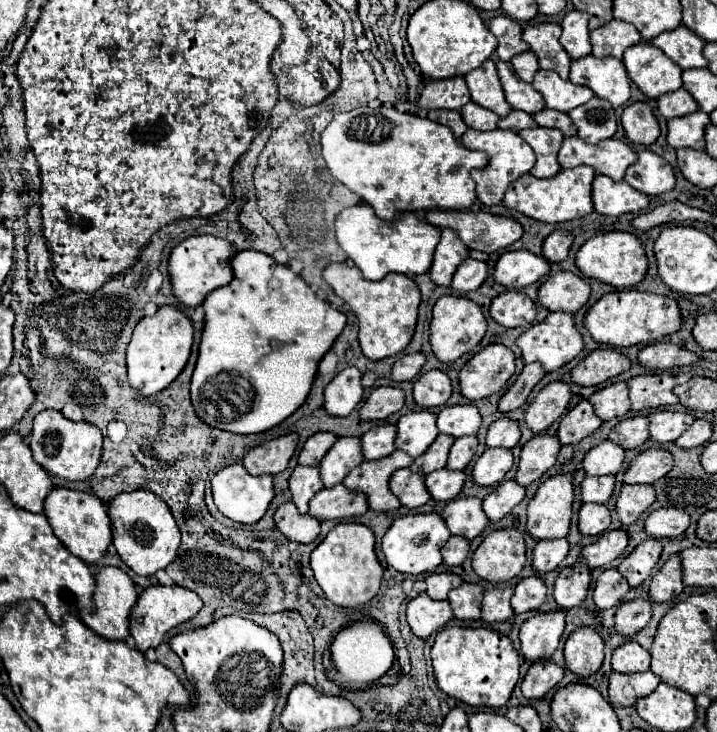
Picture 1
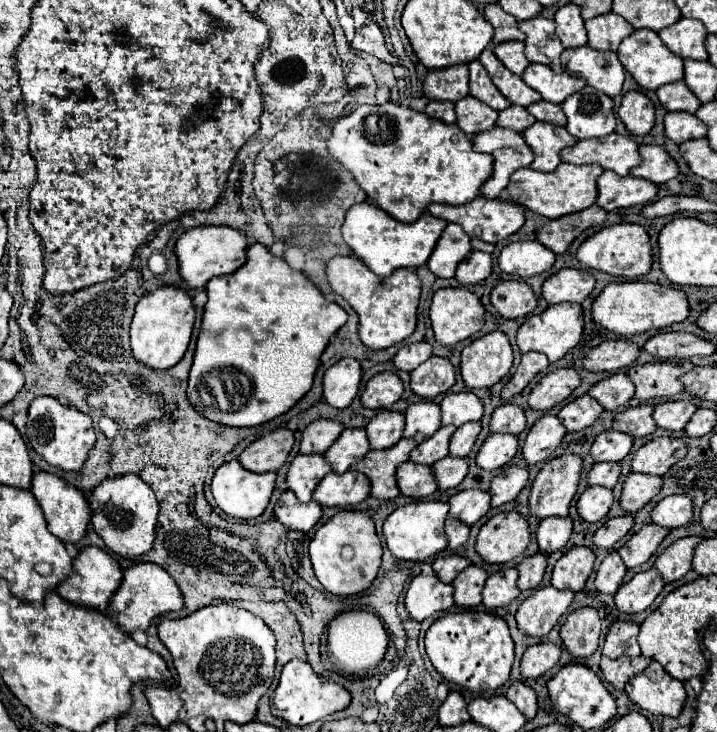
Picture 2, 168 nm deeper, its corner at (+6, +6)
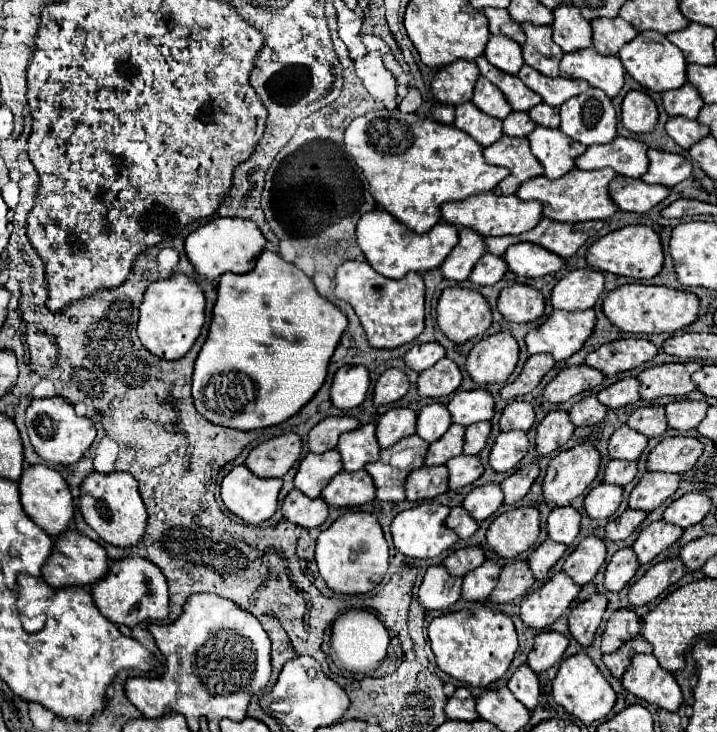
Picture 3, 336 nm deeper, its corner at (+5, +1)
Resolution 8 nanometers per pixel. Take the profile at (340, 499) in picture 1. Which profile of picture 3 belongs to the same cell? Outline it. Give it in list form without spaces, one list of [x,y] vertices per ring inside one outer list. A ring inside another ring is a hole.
[[[365,469],[357,473],[339,471],[321,491],[321,499],[329,507],[359,507],[375,499],[375,485]]]

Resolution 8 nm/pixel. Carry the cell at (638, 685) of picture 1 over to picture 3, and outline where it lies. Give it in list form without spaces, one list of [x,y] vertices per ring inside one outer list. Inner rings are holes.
[[[637,637],[629,643],[625,643],[619,651],[615,653],[609,653],[609,655],[603,655],[603,663],[607,665],[607,669],[611,671],[611,675],[615,679],[621,679],[621,673],[625,673],[625,669],[629,667],[629,661],[633,659],[633,655],[637,653],[653,653],[651,645],[643,639],[643,637]]]

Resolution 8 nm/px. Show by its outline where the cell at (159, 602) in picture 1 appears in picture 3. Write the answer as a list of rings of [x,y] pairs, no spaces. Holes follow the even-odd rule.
[[[125,557],[117,565],[113,565],[107,573],[105,579],[95,583],[91,587],[91,595],[95,605],[101,609],[101,613],[115,625],[125,625],[125,627],[135,627],[141,621],[147,619],[167,619],[169,615],[169,589],[165,585],[163,573],[151,565],[151,561],[145,561],[141,557]],[[141,581],[145,583],[145,597],[139,593],[137,601],[137,591],[141,591]]]

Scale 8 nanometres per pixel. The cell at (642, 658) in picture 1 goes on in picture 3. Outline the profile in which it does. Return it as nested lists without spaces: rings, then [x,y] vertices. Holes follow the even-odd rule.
[[[619,609],[607,621],[603,641],[601,641],[601,651],[615,653],[617,649],[621,649],[625,641],[631,641],[639,633],[641,633],[641,623],[637,615],[631,609]]]

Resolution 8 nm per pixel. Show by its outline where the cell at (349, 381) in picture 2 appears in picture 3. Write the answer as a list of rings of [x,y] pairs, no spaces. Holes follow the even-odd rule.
[[[363,365],[341,367],[331,385],[331,403],[337,409],[353,409],[363,403],[369,389],[369,373]]]

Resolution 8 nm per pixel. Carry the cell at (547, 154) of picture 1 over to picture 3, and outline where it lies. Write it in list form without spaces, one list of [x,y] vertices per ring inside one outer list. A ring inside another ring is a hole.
[[[535,127],[529,135],[531,151],[541,161],[547,179],[559,179],[575,167],[575,159],[587,149],[585,145],[573,141],[559,129]]]

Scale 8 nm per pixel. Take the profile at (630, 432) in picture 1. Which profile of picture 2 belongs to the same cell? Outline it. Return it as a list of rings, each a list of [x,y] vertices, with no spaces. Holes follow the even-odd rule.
[[[640,404],[640,406],[628,408],[620,414],[616,414],[614,428],[620,432],[628,432],[632,436],[648,436],[658,428],[652,418],[652,412],[654,412],[654,408],[650,404]]]

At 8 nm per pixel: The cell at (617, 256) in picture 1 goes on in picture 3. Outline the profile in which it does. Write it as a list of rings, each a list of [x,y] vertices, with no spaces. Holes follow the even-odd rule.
[[[627,225],[597,239],[585,253],[587,265],[597,271],[609,271],[631,279],[653,279],[663,267],[663,247],[659,235],[645,225]]]

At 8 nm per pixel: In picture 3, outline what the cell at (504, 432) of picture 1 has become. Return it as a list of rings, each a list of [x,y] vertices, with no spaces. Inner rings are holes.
[[[513,401],[509,403],[503,413],[501,413],[501,419],[499,419],[499,427],[501,431],[529,431],[531,425],[535,421],[535,413],[533,413],[533,407],[529,403],[521,403],[521,401]]]

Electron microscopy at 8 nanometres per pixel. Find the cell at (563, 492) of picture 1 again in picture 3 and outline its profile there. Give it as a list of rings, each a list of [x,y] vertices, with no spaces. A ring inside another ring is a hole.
[[[589,443],[557,453],[549,461],[547,475],[543,479],[543,499],[547,505],[551,509],[571,505],[571,501],[597,477],[599,461],[599,451]]]

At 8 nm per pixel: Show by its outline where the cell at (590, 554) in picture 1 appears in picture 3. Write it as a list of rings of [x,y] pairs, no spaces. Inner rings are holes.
[[[627,509],[621,517],[617,517],[617,519],[613,519],[613,521],[607,523],[607,527],[605,527],[605,539],[613,541],[613,543],[627,539],[627,537],[639,527],[639,523],[641,523],[645,517],[647,517],[645,511]]]

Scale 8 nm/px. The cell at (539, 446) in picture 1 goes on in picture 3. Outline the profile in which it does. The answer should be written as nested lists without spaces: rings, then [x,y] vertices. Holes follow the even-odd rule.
[[[551,411],[547,417],[539,423],[537,435],[535,435],[535,449],[539,457],[545,457],[549,453],[555,453],[561,449],[561,445],[567,443],[571,437],[575,425],[569,421],[569,415],[565,411]]]

